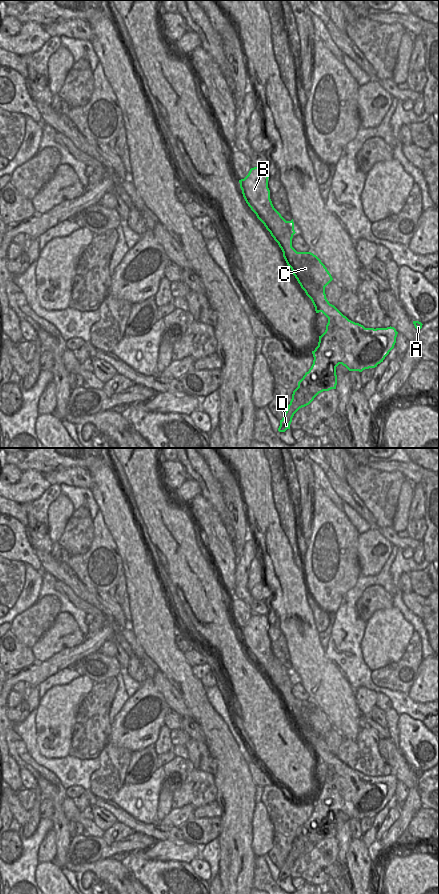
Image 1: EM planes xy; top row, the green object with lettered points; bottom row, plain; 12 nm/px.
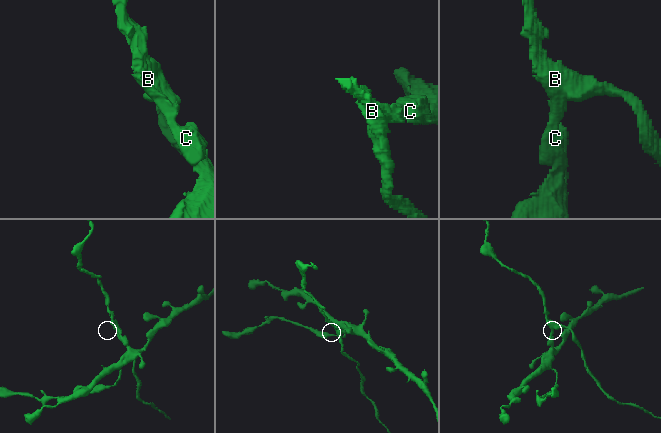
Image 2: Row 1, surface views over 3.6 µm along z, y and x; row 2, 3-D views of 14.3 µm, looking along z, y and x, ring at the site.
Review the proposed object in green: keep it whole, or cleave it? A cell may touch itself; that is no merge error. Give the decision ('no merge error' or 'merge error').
merge error

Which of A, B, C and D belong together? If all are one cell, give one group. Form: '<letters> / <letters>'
A D / B C

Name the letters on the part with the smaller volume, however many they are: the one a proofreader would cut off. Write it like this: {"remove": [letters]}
{"remove": ["B", "C"]}

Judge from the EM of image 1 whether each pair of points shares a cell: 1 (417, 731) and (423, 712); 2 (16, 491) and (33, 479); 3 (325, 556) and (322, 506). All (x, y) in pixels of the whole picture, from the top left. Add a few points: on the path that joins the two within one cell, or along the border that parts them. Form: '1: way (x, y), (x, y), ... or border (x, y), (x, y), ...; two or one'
1: border (399, 714), (406, 713), (418, 719), (428, 729); two
2: way (20, 491), (29, 483); one
3: way (325, 544), (325, 518); one

